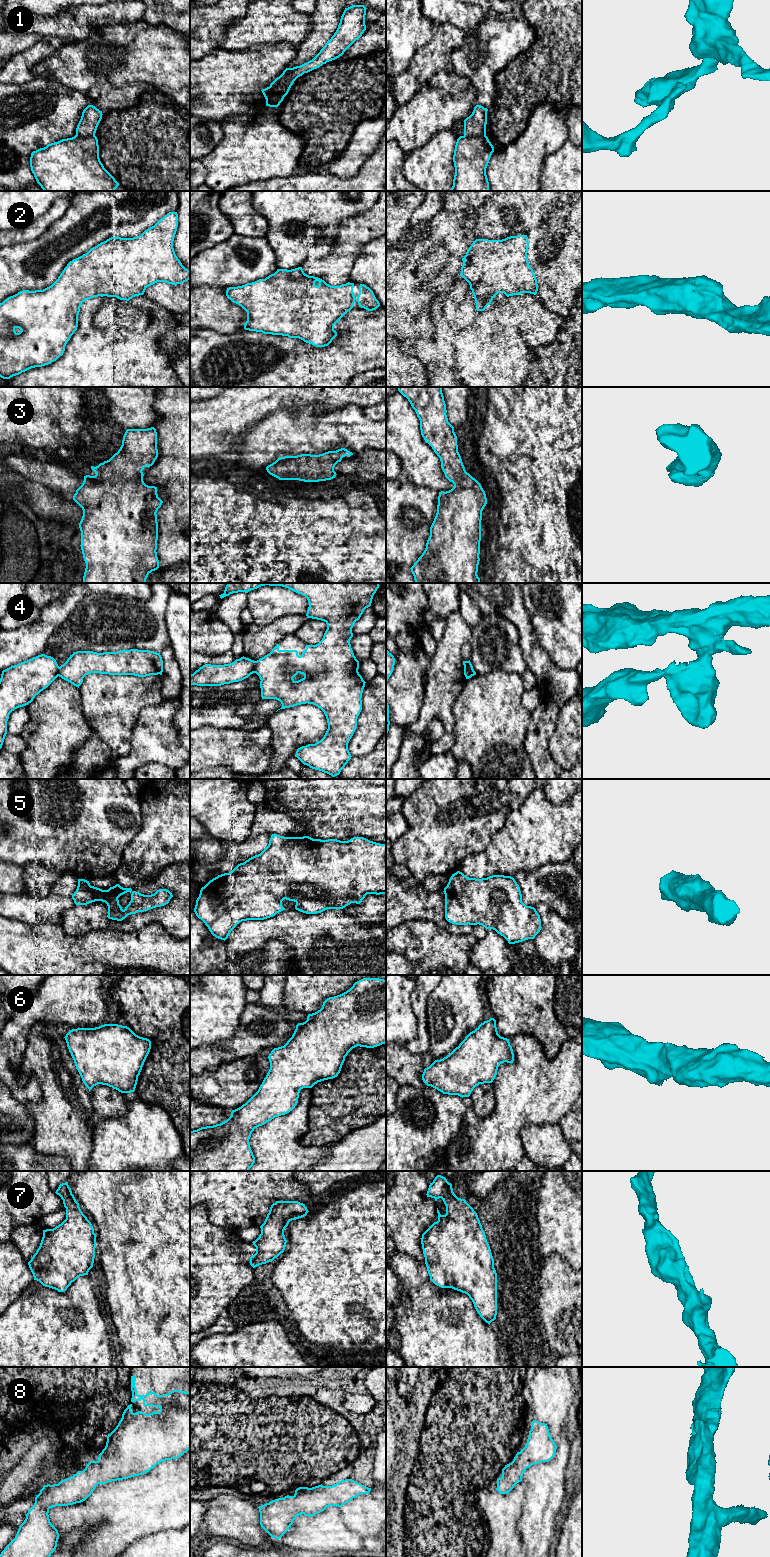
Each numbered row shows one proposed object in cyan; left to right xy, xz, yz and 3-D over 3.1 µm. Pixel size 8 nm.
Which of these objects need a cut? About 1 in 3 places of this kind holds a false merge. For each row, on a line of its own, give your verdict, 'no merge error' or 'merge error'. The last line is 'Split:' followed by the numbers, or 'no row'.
1: merge error
2: no merge error
3: no merge error
4: merge error
5: no merge error
6: no merge error
7: no merge error
8: no merge error
Split: 1, 4

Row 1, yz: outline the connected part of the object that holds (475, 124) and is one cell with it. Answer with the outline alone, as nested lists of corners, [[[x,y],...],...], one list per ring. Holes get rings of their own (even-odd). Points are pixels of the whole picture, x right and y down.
[[[476,105],[472,114],[464,120],[464,136],[486,135],[487,108]]]

